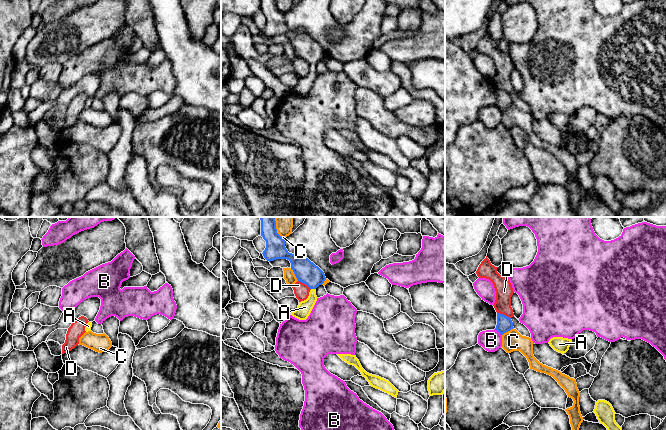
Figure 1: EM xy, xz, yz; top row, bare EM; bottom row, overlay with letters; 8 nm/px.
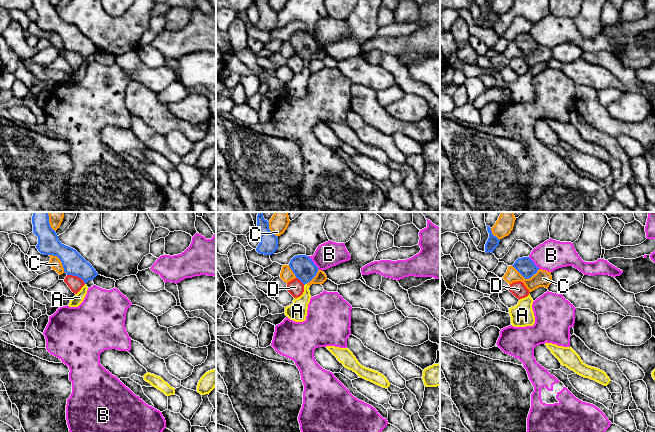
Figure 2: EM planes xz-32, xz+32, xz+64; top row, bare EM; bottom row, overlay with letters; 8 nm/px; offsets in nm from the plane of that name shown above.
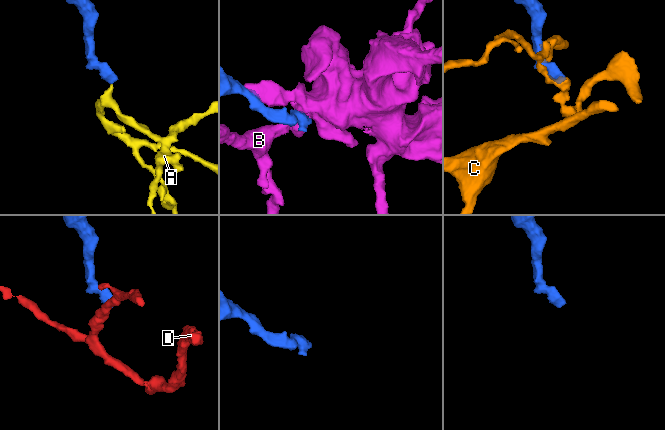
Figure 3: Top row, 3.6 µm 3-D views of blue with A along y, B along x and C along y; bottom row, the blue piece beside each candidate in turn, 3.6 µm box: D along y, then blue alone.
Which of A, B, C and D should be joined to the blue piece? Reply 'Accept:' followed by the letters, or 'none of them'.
Accept: A

